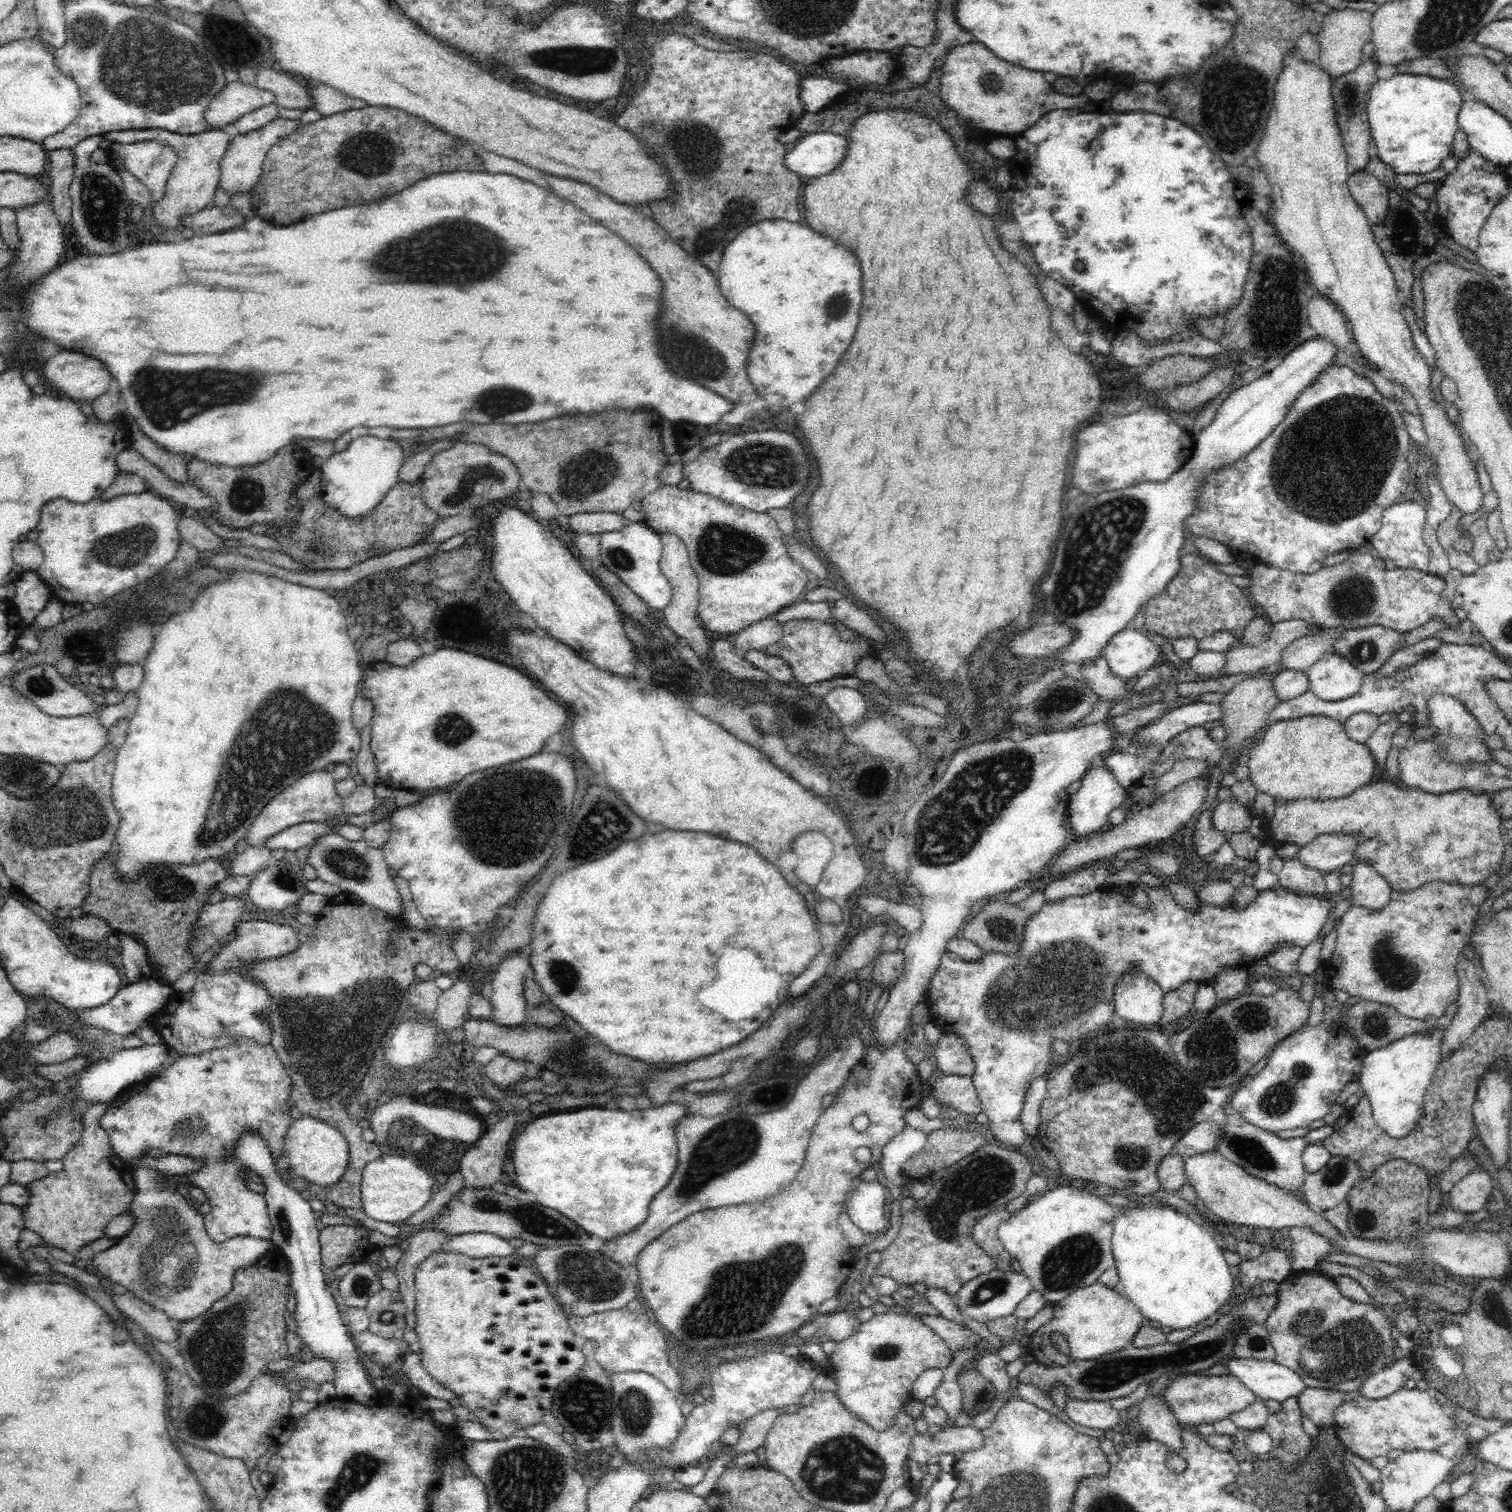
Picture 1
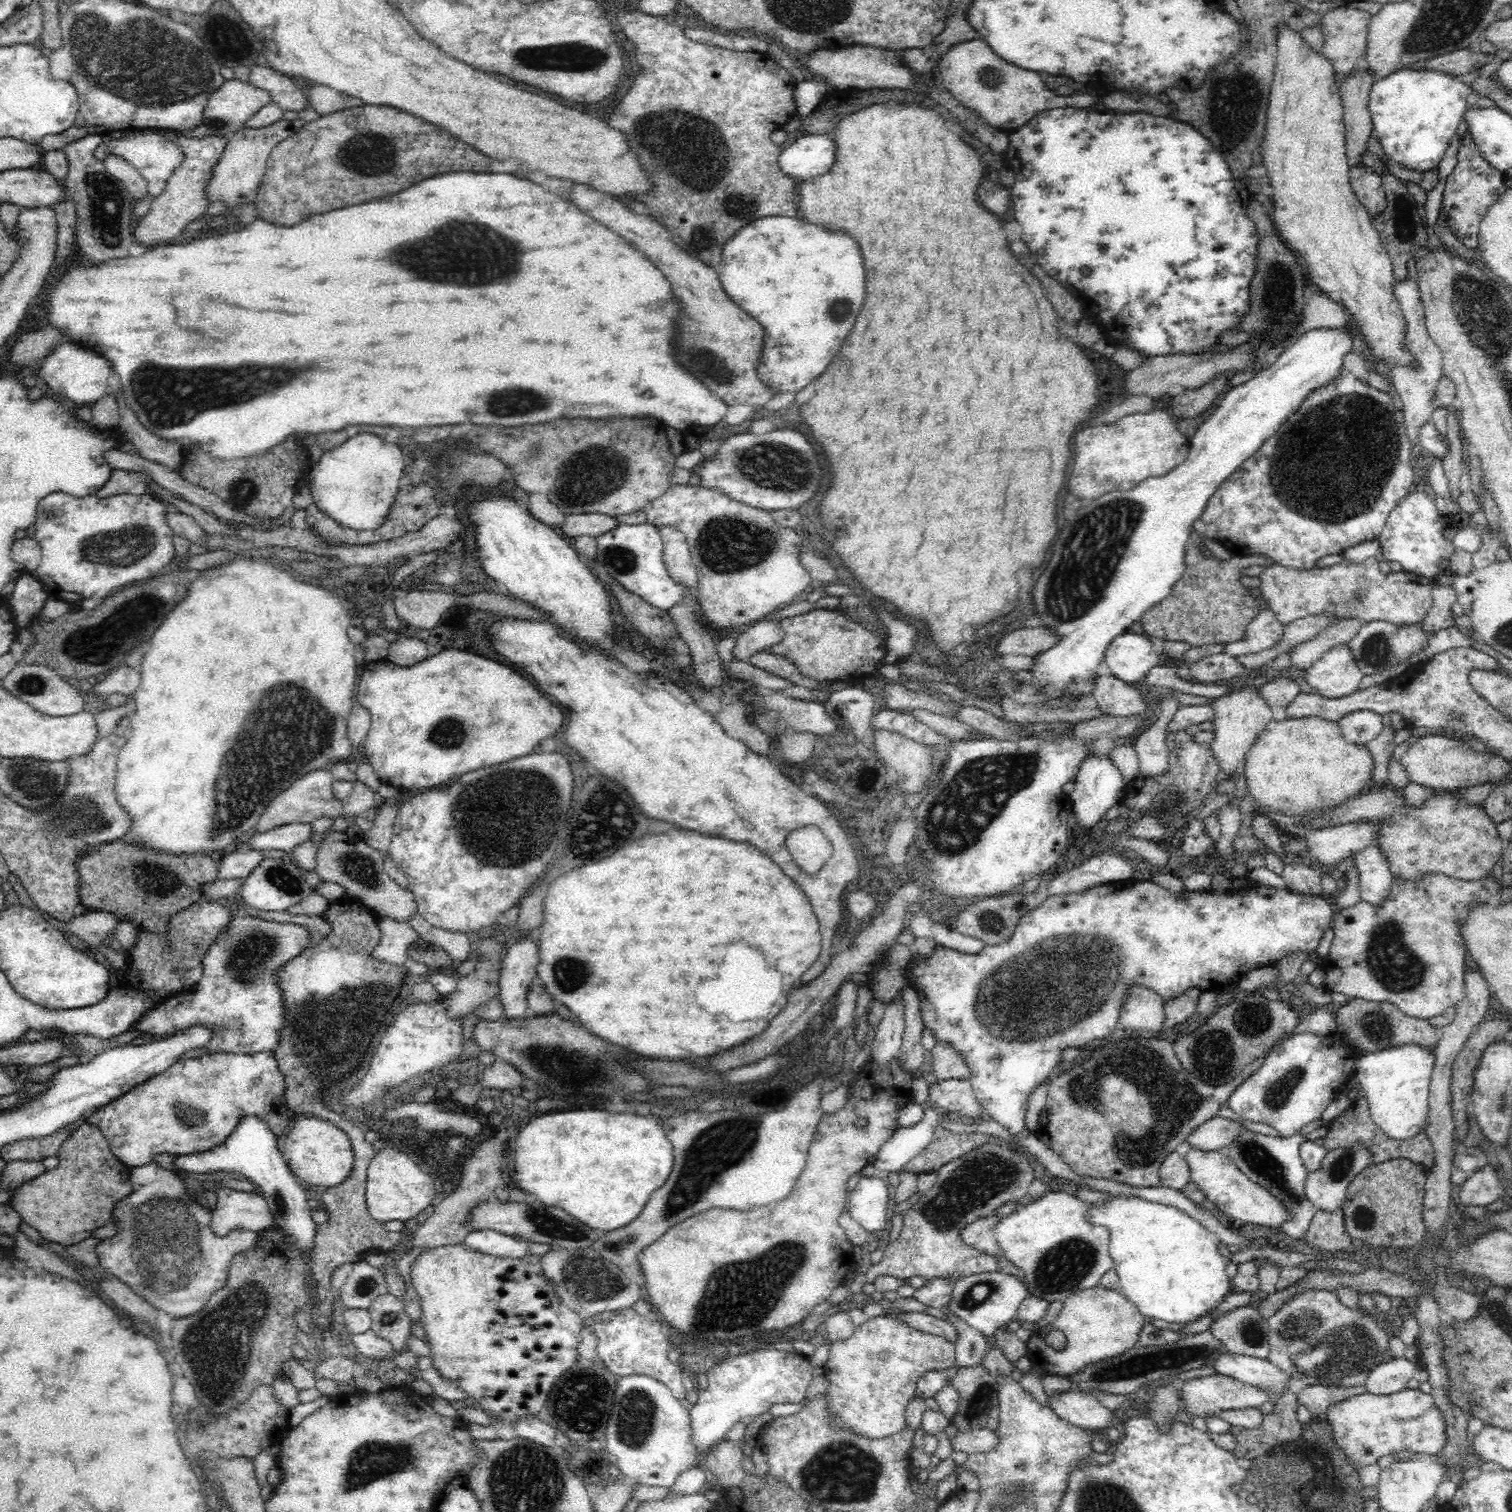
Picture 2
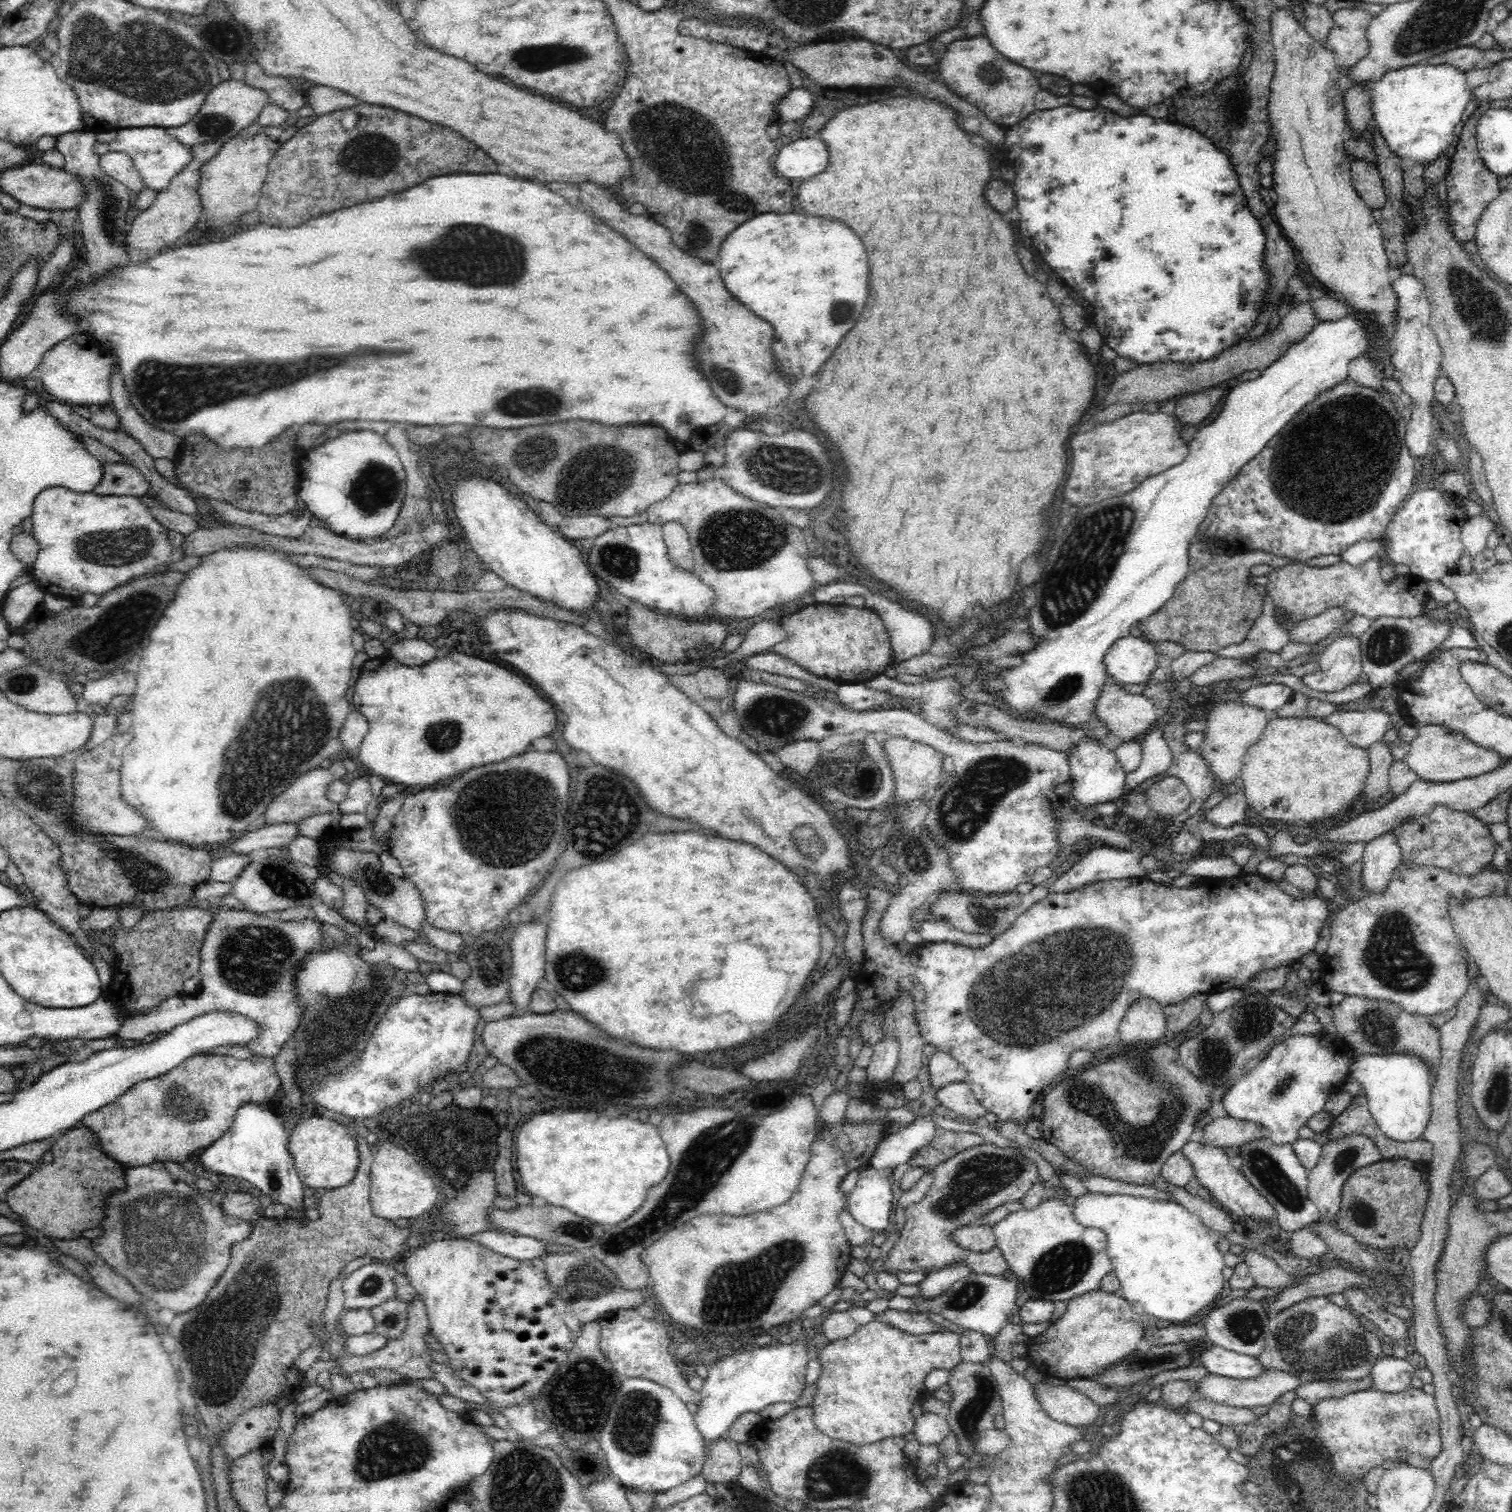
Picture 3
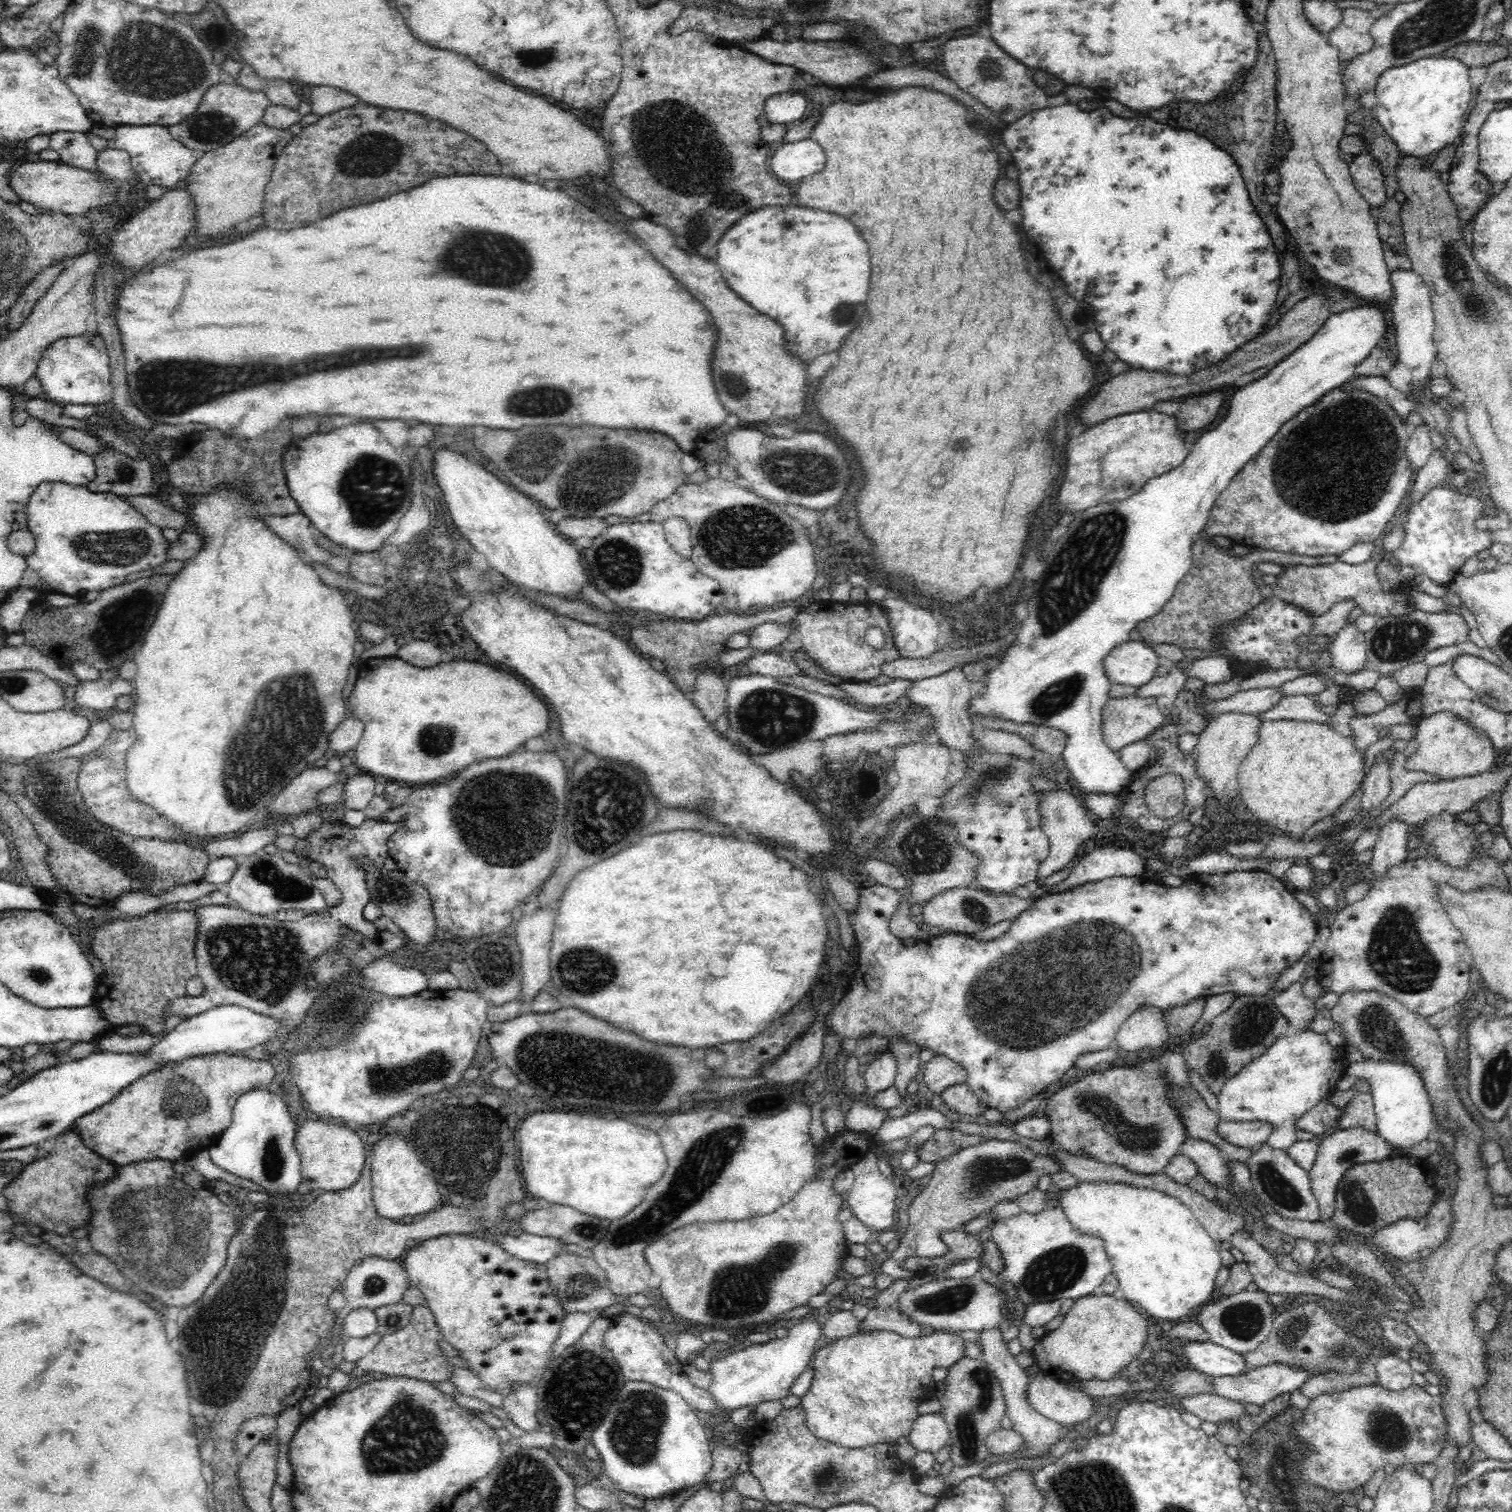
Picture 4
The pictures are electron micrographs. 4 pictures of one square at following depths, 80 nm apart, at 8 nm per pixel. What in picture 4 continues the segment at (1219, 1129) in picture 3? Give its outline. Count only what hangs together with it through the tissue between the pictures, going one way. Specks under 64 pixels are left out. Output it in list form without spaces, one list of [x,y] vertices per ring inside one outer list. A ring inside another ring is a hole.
[[[1220,1120],[1217,1130],[1226,1142],[1234,1146],[1242,1146],[1242,1148],[1254,1149],[1267,1142],[1273,1128],[1266,1121],[1228,1122]]]

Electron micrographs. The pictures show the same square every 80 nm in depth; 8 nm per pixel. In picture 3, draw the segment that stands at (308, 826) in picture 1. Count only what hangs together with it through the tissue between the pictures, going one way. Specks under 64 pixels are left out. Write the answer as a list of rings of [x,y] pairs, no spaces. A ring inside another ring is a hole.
[[[294,823],[261,824],[241,838],[228,844],[228,852],[248,856],[248,854],[263,848],[279,848],[289,844],[294,836],[299,836]]]

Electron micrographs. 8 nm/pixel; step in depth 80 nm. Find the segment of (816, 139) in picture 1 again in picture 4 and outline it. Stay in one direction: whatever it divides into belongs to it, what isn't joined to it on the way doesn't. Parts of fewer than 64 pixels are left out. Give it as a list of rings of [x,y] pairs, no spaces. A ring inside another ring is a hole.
[[[812,138],[775,146],[772,154],[772,173],[786,184],[793,185],[824,168],[824,149]]]

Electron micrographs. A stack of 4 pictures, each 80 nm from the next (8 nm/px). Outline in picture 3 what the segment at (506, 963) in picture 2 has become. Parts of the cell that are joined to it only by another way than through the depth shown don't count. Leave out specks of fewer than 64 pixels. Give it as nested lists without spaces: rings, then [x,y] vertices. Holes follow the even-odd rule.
[[[534,919],[532,922],[520,921],[514,928],[512,938],[512,976],[510,977],[510,1001],[516,1009],[528,1009],[534,991],[538,988],[541,980],[545,978],[545,942],[546,924]]]

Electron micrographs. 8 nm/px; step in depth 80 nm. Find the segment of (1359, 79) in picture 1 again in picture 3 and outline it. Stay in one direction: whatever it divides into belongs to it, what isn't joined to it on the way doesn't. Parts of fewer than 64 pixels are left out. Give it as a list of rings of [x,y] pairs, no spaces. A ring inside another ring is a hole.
[[[1352,85],[1344,95],[1347,122],[1350,122],[1350,128],[1354,128],[1353,138],[1360,138],[1362,136],[1360,132],[1366,130],[1369,121],[1373,120],[1373,113],[1366,106],[1368,96],[1364,92],[1366,92],[1364,85]]]

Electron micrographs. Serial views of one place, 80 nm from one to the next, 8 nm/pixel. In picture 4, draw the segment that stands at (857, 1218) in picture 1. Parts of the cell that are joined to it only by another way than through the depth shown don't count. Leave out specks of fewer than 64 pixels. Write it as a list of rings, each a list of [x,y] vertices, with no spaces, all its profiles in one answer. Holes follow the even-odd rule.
[[[864,1154],[860,1161],[851,1168],[854,1173],[854,1182],[845,1192],[845,1204],[852,1209],[856,1218],[860,1219],[869,1228],[874,1230],[889,1230],[893,1228],[894,1212],[896,1212],[896,1187],[893,1181],[888,1180],[880,1173],[879,1161],[876,1154]]]

